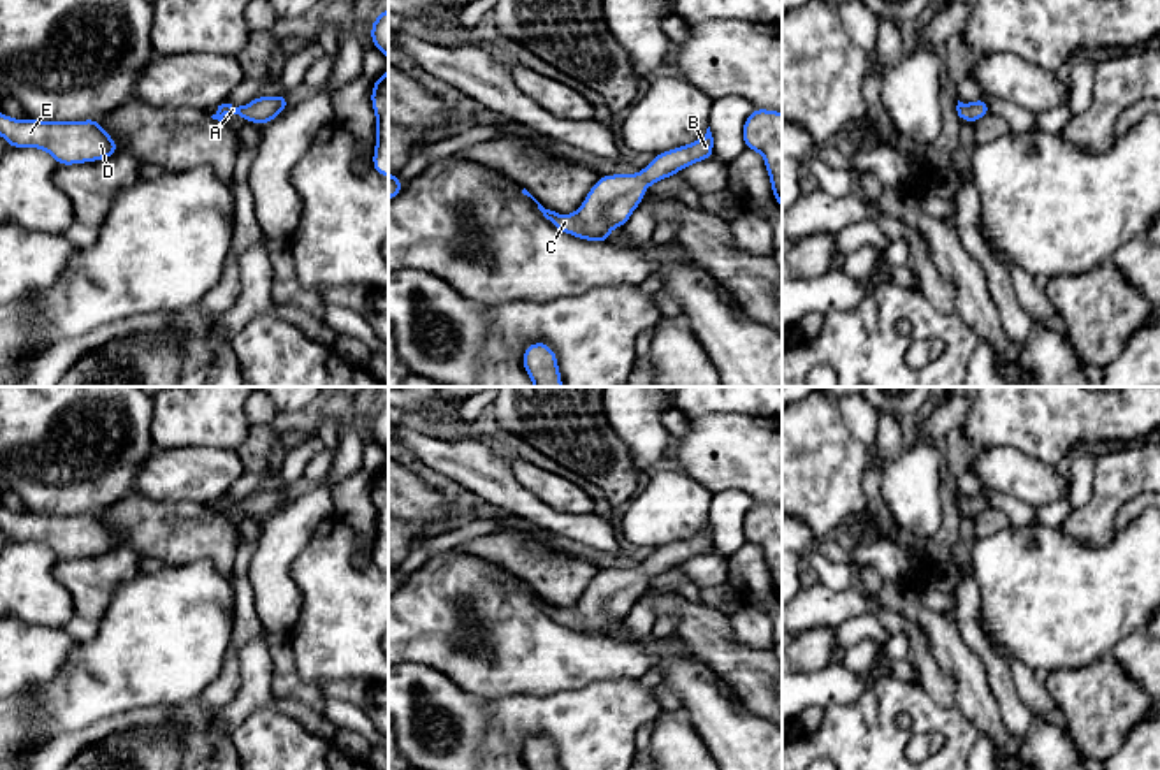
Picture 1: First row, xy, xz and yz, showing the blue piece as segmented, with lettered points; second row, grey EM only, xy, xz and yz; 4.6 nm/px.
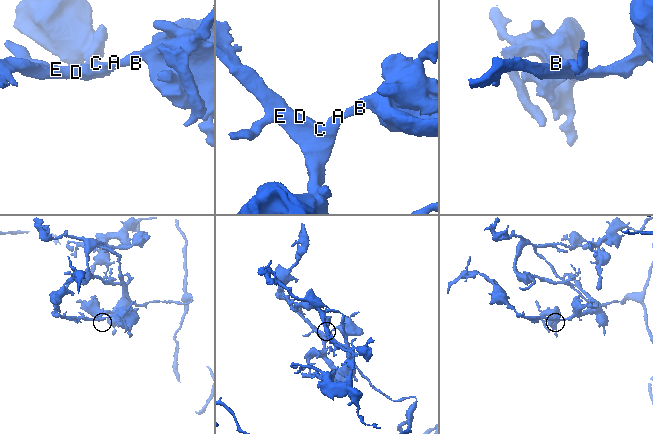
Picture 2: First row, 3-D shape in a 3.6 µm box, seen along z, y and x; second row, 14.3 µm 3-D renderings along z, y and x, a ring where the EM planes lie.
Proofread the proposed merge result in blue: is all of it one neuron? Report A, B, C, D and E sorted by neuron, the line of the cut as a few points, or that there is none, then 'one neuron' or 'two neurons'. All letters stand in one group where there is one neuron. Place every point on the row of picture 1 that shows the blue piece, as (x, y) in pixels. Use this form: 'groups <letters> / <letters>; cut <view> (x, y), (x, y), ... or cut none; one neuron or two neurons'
groups A B C D E; cut none; one neuron

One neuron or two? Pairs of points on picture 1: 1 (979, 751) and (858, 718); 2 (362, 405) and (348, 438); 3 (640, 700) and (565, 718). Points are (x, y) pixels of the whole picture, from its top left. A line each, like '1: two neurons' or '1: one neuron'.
1: two neurons
2: one neuron
3: one neuron

